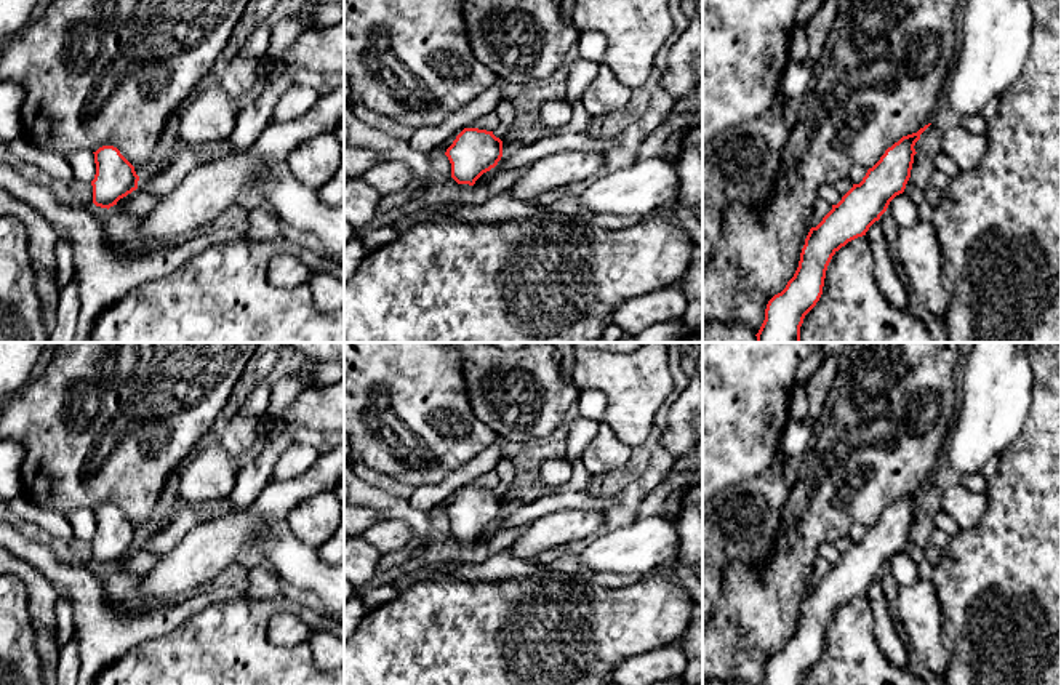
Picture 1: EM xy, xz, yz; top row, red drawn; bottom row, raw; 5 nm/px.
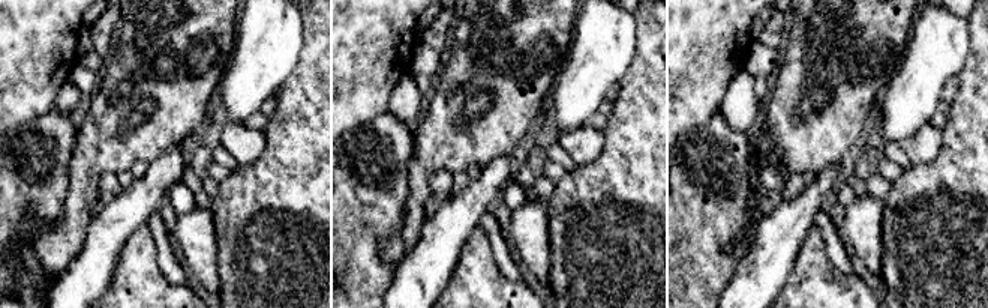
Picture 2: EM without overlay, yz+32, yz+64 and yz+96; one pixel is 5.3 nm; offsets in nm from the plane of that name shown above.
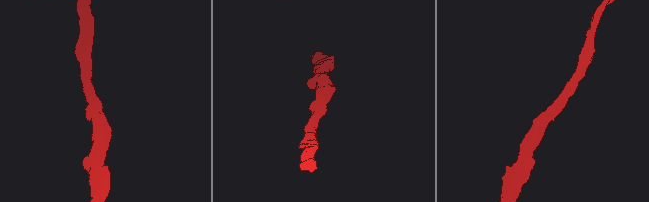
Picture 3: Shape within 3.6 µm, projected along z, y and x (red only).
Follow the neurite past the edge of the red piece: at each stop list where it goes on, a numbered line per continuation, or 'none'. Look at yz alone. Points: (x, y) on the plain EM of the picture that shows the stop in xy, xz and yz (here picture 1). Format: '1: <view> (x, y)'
none

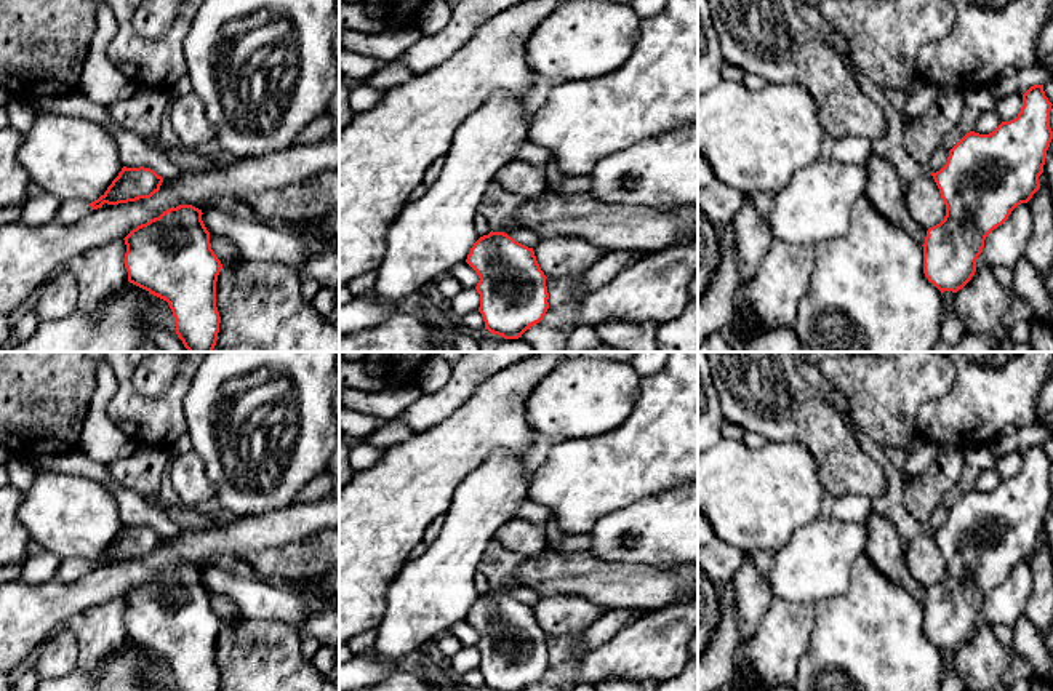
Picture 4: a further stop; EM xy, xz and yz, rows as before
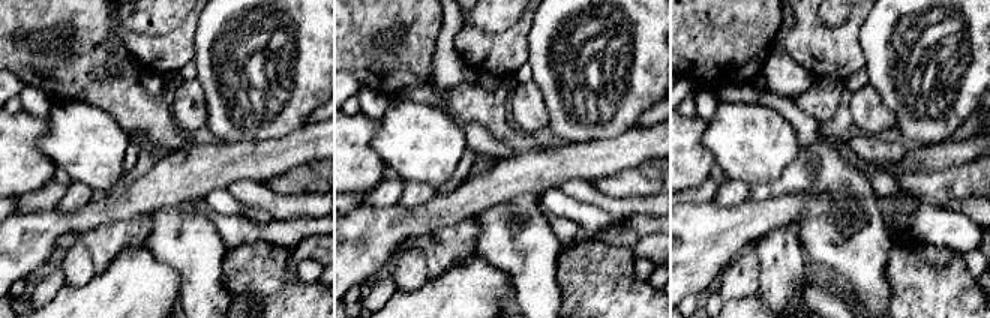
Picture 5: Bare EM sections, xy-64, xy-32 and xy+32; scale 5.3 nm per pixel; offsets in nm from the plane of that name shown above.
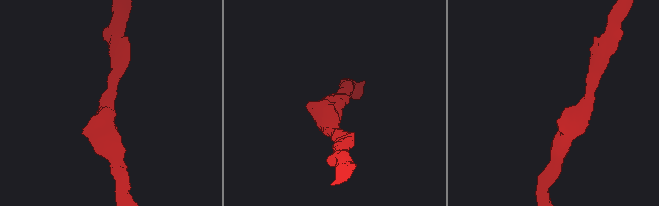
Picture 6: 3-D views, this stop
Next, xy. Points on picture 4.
1: xy (69, 570)

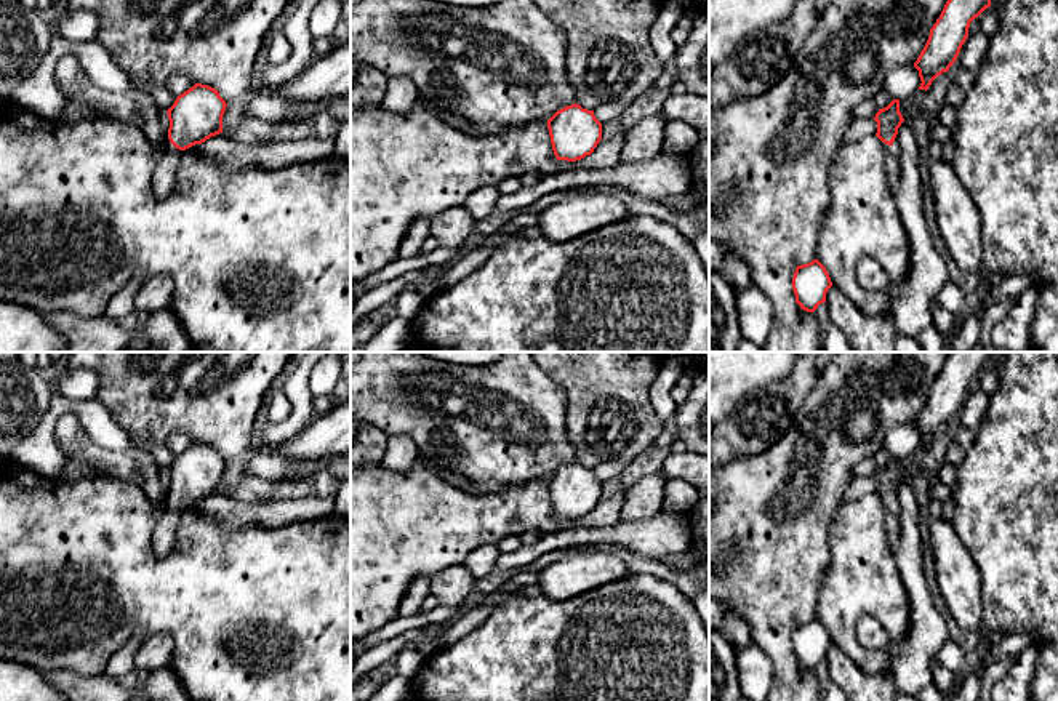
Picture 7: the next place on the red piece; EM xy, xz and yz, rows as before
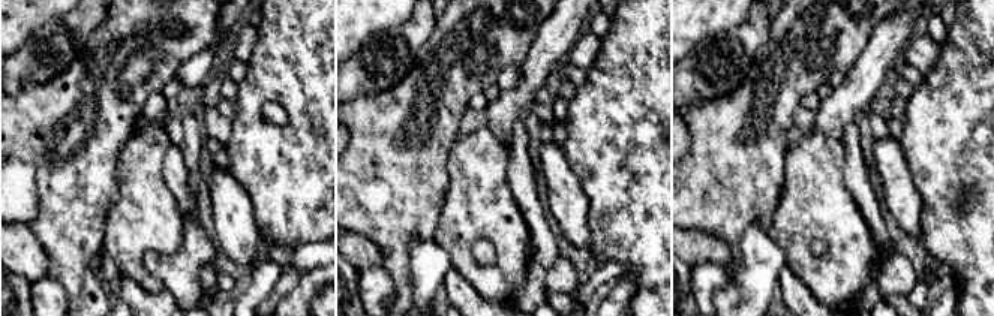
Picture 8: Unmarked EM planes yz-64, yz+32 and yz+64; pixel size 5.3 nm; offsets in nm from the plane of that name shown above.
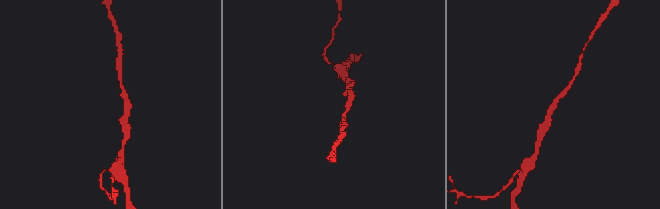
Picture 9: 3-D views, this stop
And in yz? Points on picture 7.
none

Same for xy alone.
1: xy (164, 535)

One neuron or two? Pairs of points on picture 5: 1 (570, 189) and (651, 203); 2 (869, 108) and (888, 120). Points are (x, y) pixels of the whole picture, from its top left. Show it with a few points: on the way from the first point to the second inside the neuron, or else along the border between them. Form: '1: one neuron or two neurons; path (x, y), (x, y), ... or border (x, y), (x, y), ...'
1: one neuron; path (590, 194), (609, 204), (632, 204)
2: one neuron; path (873, 113), (884, 119)

